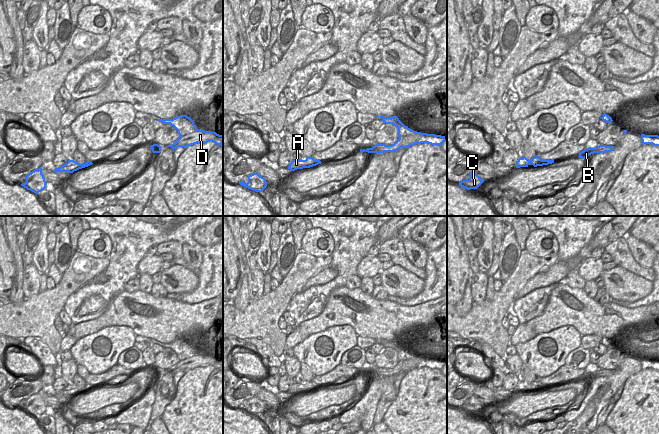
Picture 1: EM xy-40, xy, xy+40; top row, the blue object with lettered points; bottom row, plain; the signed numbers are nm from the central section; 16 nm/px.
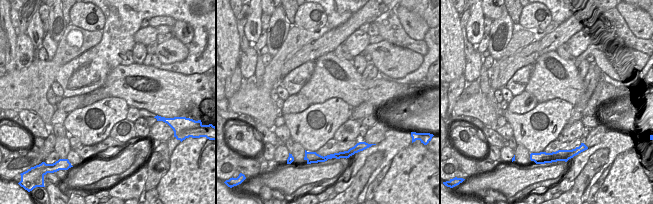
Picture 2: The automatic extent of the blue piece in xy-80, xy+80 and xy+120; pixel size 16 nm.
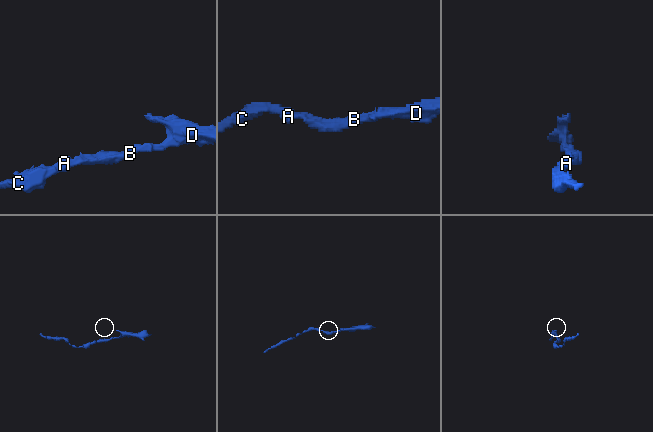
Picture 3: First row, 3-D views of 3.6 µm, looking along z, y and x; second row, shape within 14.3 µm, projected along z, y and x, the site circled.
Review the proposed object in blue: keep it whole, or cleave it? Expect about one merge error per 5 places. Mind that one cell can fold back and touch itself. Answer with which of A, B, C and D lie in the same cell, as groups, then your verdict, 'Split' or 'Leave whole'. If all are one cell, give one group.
Groups: A B C D. Leave whole

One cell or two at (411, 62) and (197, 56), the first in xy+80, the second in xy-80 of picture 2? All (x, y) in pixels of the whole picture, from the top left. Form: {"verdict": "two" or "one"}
{"verdict": "two"}

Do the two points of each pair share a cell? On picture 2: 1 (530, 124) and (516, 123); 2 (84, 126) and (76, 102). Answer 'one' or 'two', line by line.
1: one
2: two

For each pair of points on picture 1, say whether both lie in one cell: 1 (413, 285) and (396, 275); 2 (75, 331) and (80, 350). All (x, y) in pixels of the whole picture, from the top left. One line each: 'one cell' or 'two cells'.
1: one cell
2: two cells

